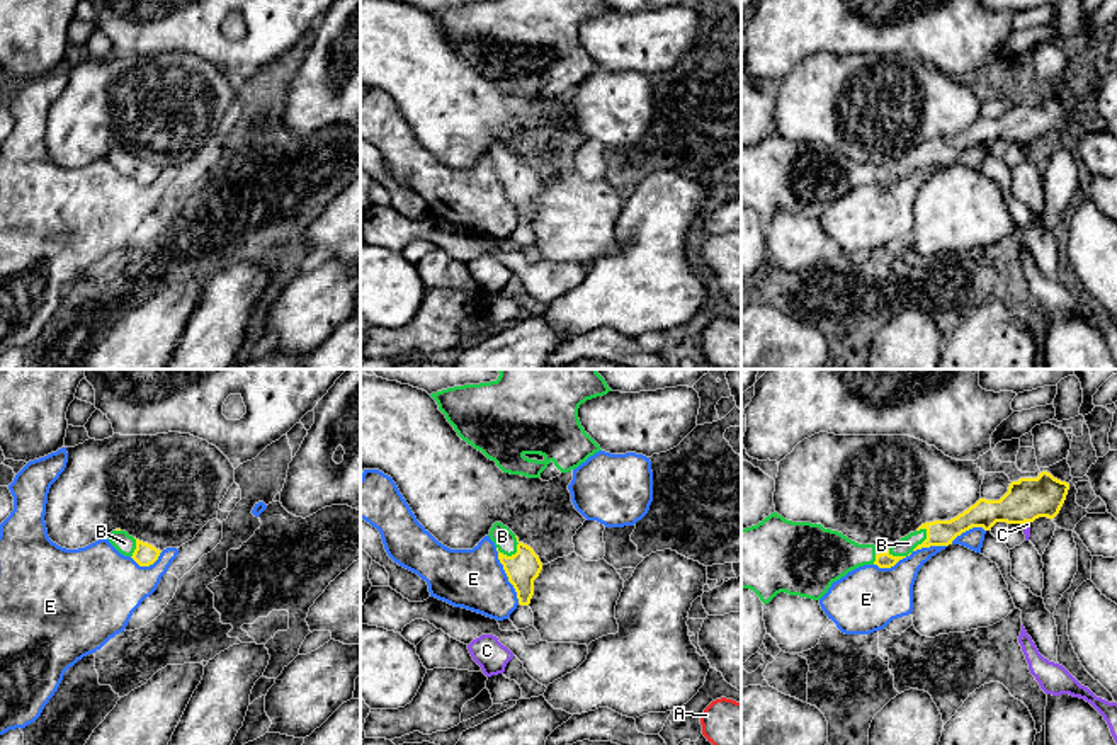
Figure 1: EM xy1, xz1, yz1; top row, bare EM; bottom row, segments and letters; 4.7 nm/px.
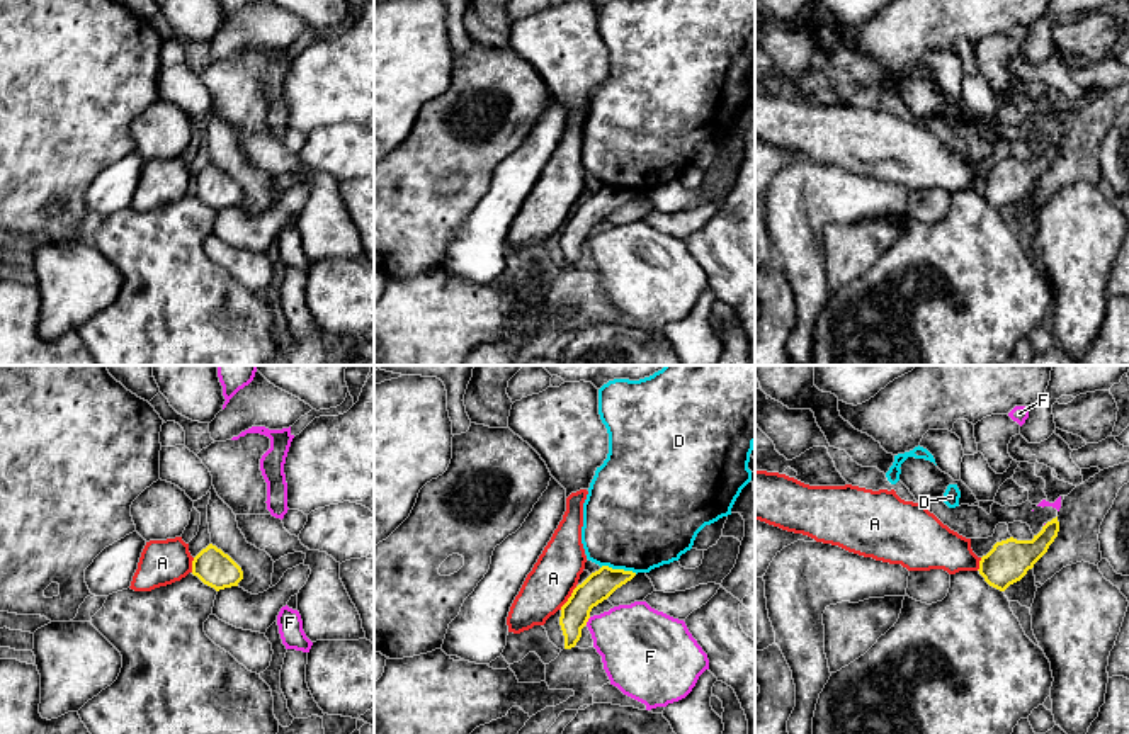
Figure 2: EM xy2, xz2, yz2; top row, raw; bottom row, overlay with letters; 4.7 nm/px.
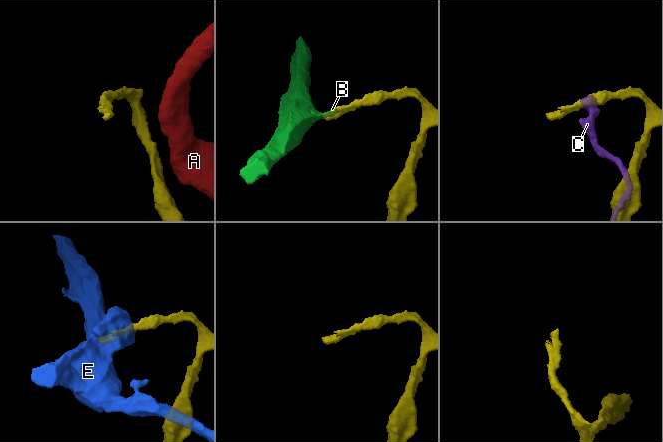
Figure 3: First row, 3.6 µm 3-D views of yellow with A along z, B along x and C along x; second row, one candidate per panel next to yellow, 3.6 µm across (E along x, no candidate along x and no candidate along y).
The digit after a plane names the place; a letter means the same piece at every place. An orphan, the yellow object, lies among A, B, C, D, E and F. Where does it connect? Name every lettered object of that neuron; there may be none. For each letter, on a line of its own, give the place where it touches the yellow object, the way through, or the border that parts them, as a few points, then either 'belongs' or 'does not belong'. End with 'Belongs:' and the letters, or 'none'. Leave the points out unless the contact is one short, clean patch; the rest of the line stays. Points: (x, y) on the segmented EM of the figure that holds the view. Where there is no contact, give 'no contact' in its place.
A: xz2 (568, 598) | along xz2 (577, 587), (560, 609) | does not belong
B: yz1 (910, 553) | across yz1 (939, 533), (930, 533), (910, 553), (908, 543) | belongs
C: yz1 (1026, 521) | along yz1 (1029, 521), (1022, 524) | does not belong
D: xz2 (619, 570) | does not belong
E: yz1 (910, 553) | does not belong
F: xz2 (587, 621) | along xz2 (590, 617), (585, 624) | does not belong
Belongs: B

